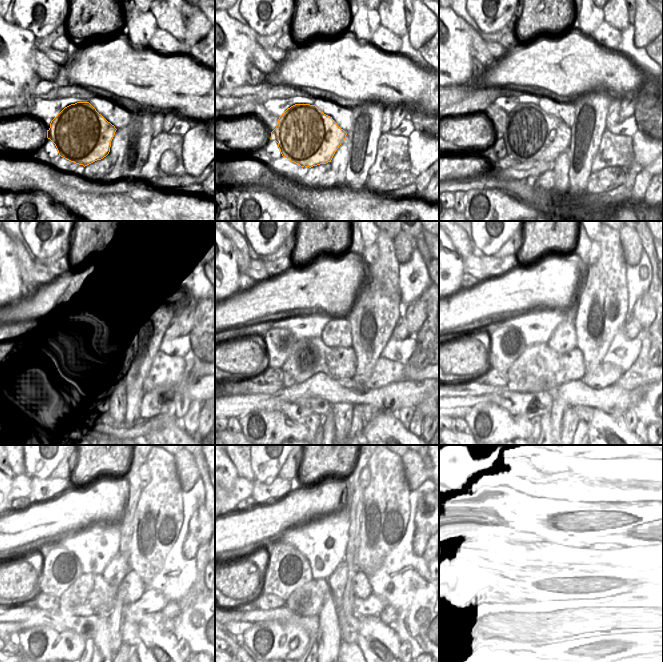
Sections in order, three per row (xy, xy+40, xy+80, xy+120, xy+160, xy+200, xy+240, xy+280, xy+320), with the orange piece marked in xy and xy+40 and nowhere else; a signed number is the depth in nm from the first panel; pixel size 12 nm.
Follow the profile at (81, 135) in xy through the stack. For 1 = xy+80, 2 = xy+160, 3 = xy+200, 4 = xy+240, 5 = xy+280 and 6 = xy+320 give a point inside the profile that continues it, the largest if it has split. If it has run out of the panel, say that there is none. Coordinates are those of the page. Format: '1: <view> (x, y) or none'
1: xy+80 (530, 134)
2: xy+160 (310, 357)
3: xy+200 (538, 364)
4: xy+240 (89, 591)
5: xy+280 (307, 600)
6: xy+320 (529, 601)

